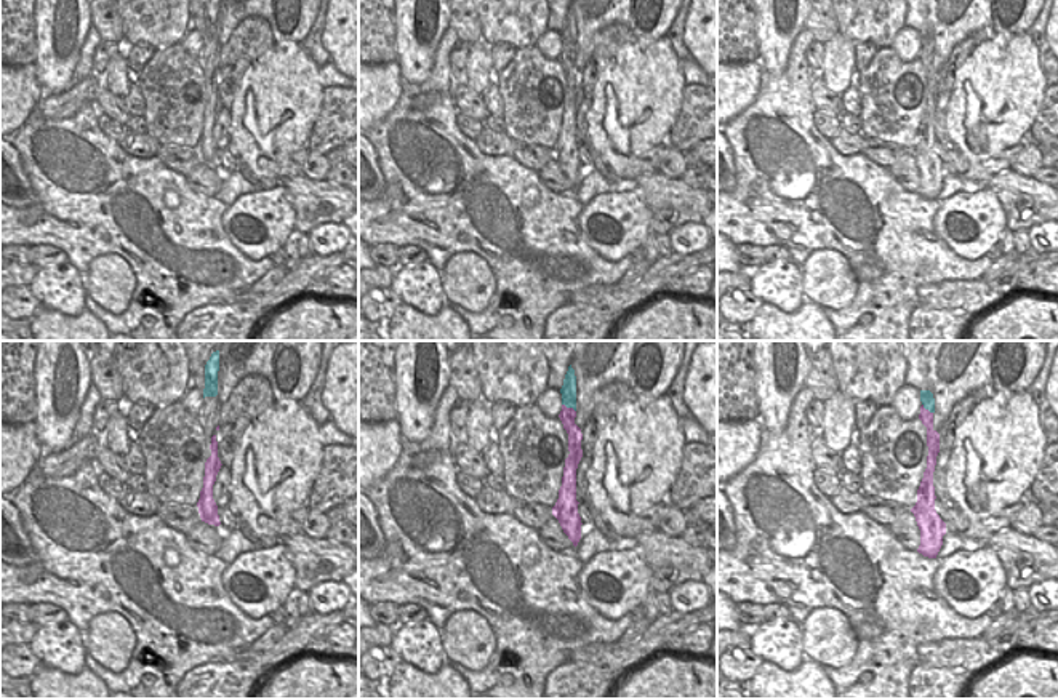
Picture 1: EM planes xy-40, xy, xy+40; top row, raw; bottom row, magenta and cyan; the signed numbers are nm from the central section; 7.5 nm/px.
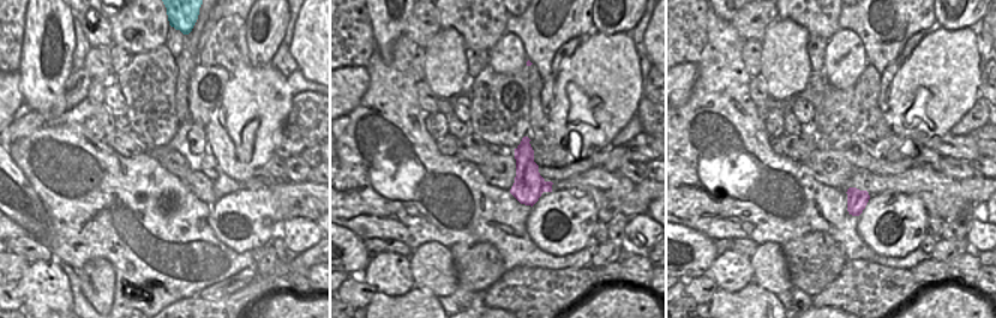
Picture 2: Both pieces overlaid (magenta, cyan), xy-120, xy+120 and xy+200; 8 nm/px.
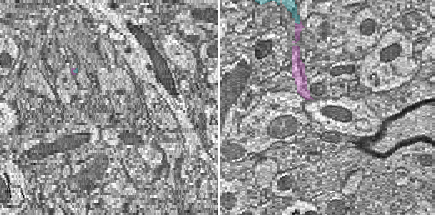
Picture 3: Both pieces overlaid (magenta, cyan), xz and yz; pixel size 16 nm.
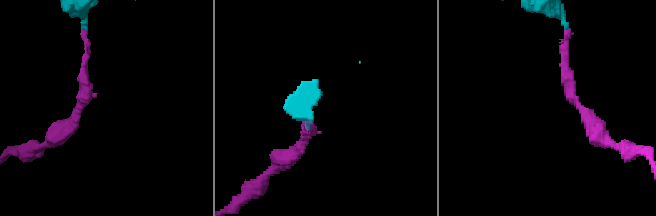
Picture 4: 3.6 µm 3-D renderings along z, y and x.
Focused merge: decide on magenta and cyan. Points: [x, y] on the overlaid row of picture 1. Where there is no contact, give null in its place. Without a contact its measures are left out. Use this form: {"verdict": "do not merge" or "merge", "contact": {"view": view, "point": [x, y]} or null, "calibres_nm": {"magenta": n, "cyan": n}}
{"verdict": "do not merge", "contact": {"view": "xy", "point": [569, 408]}, "calibres_nm": {"magenta": 120, "cyan": 120}}

